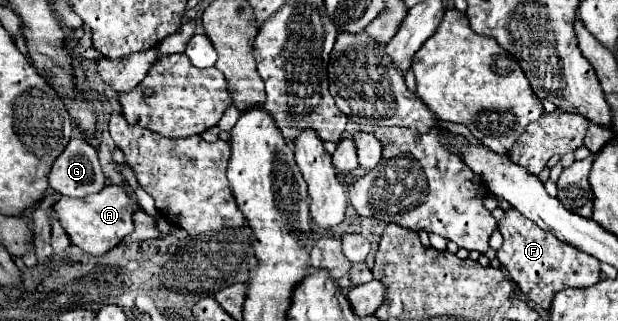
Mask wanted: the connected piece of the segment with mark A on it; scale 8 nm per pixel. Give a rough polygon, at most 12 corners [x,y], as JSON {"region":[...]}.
{"region":[[122,187],[60,197],[72,245],[100,257],[134,231]]}

